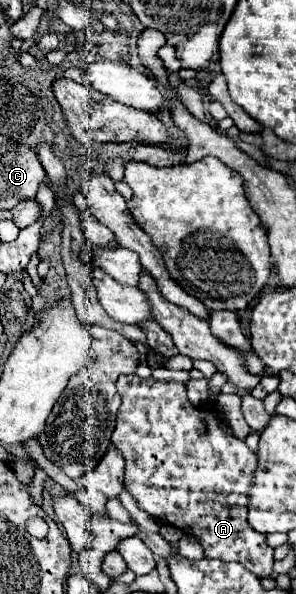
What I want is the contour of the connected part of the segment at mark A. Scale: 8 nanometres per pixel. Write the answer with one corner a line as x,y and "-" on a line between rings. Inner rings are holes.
137,374
121,376
117,380
117,394
121,396
121,408
117,414
117,426
111,436
111,444
125,458
125,490
135,498
137,506
157,518
161,524
175,526
185,534
193,534
203,546
205,558
219,558
225,562
241,562
249,572
259,578
267,578
273,572
273,548
265,544
265,536
249,528
249,484
253,484
253,468
257,468
257,456
245,442
237,440
229,428
209,408
195,408
187,400
183,382
143,380

